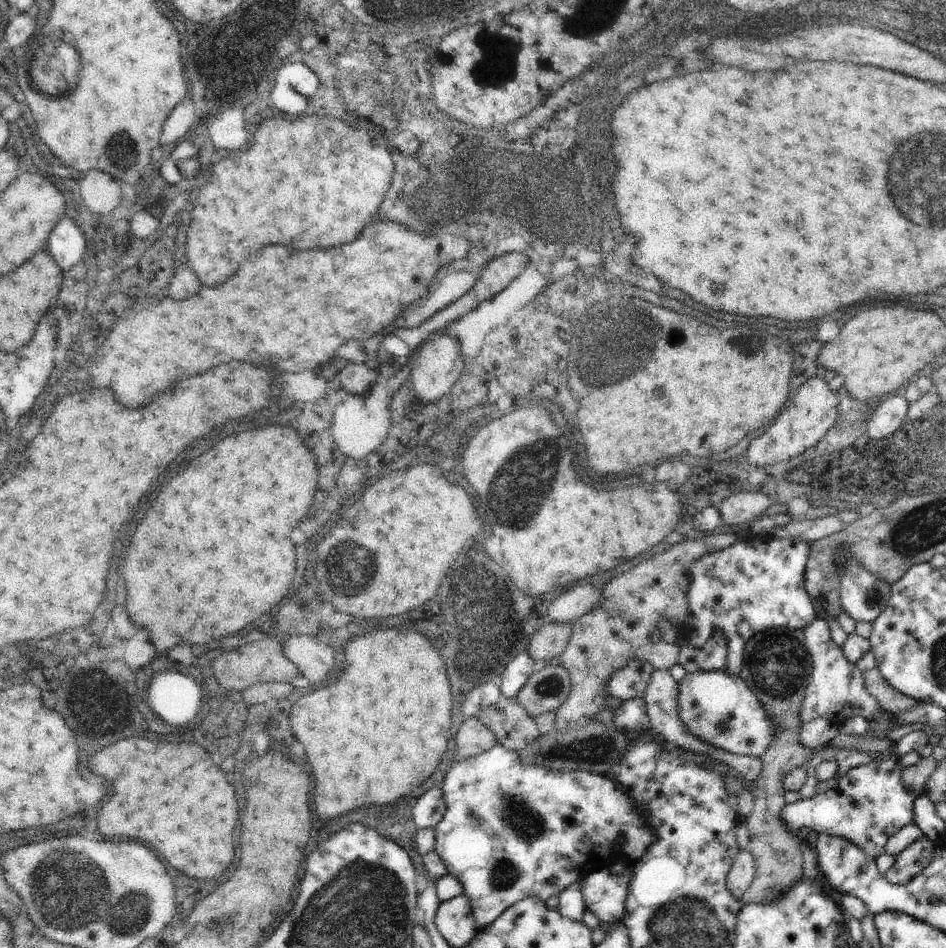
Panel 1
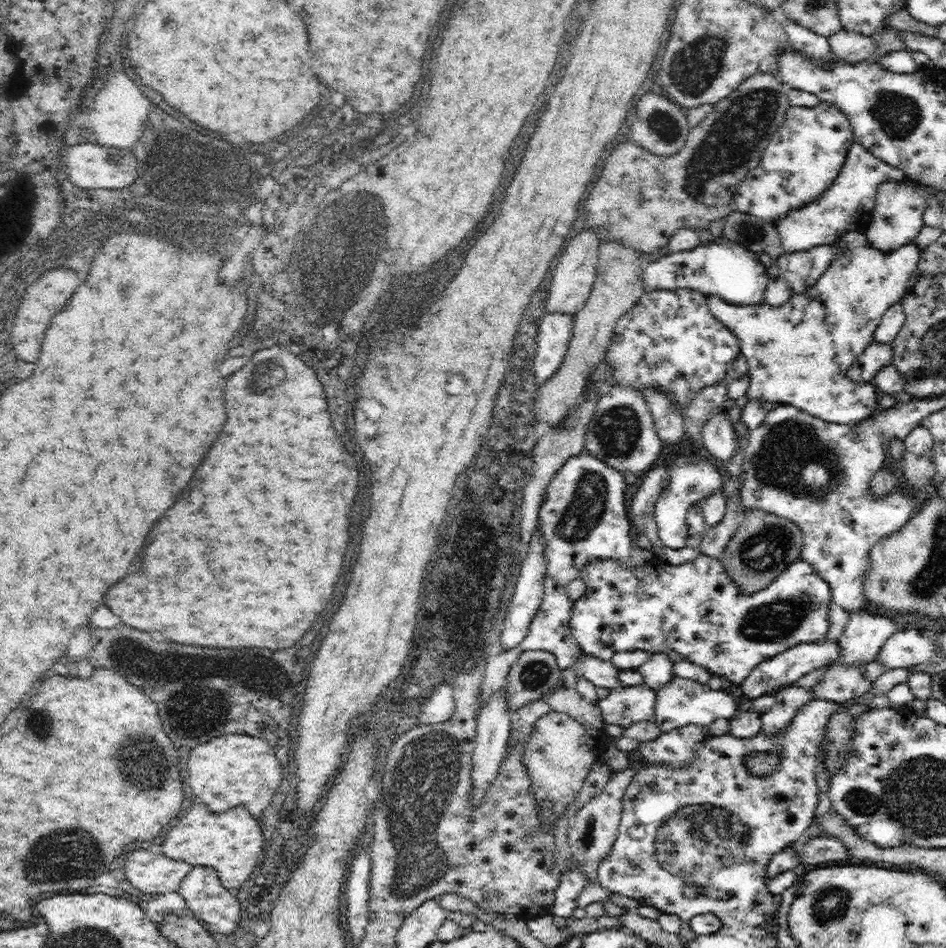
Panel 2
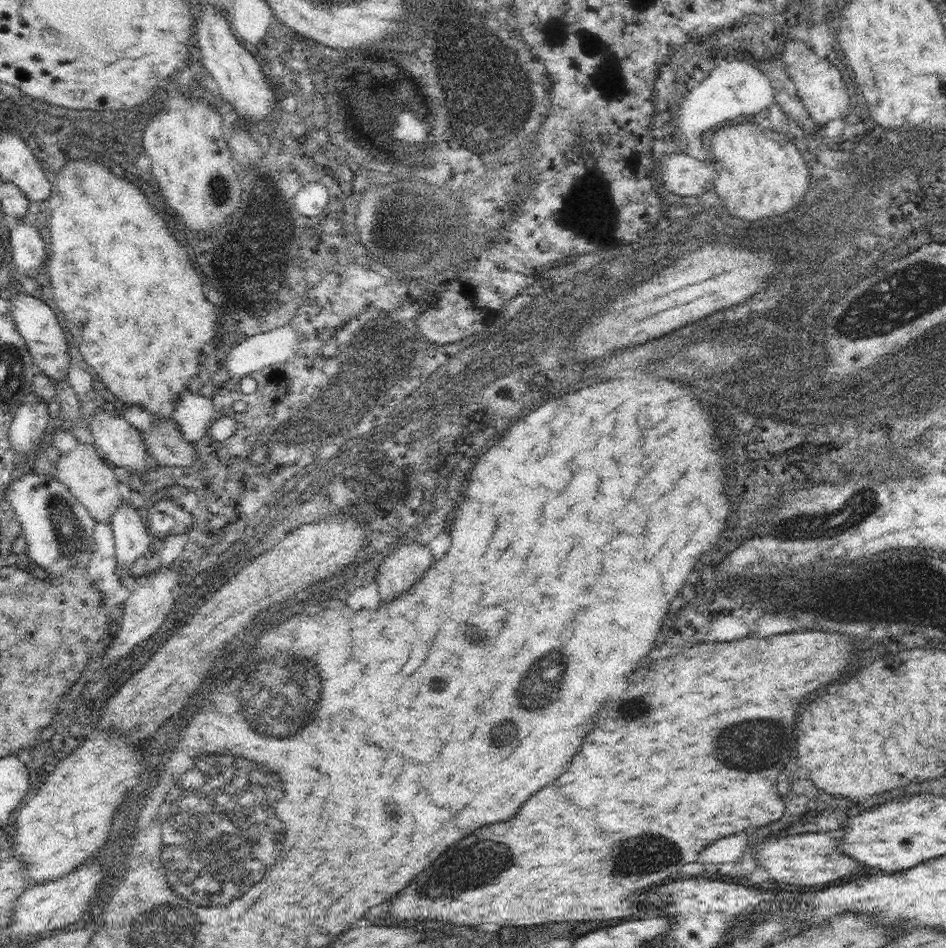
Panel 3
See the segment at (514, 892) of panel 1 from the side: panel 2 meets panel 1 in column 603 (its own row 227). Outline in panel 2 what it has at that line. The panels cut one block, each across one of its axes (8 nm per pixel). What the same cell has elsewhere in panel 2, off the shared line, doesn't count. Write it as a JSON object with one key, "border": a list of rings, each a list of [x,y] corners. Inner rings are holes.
{"border":[[[856,142],[850,148],[838,178],[826,190],[826,194],[822,194],[816,202],[808,204],[806,208],[788,214],[782,222],[776,224],[776,230],[782,238],[782,246],[784,246],[786,254],[806,252],[806,250],[812,250],[816,246],[830,246],[846,232],[856,232],[856,230],[866,232],[868,226],[872,224],[872,218],[874,218],[876,194],[878,194],[878,188],[882,188],[882,182],[888,182],[888,180],[890,182],[904,182],[906,178],[908,176],[902,170],[876,158],[862,144]]]}

